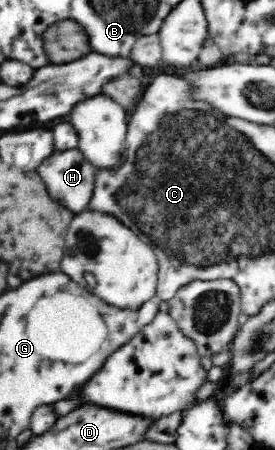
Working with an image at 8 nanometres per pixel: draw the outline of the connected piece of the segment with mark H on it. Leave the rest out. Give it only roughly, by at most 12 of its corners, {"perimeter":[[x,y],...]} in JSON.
{"perimeter":[[79,148],[54,151],[36,169],[51,198],[74,215],[95,194]]}

